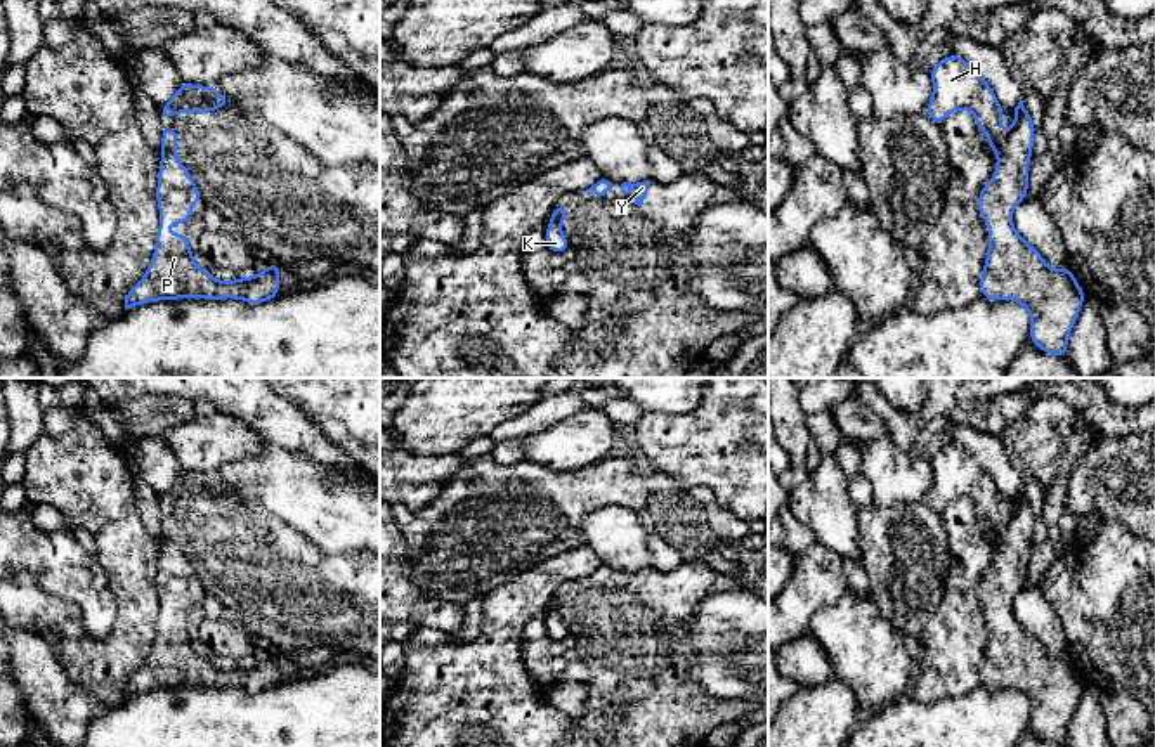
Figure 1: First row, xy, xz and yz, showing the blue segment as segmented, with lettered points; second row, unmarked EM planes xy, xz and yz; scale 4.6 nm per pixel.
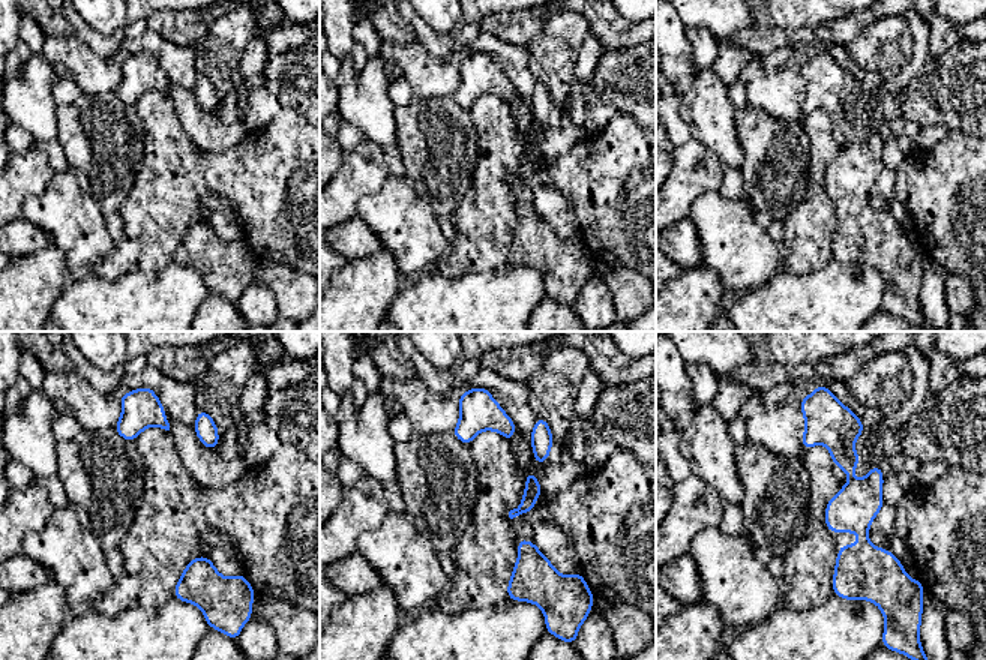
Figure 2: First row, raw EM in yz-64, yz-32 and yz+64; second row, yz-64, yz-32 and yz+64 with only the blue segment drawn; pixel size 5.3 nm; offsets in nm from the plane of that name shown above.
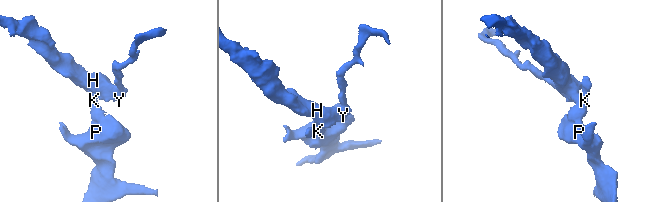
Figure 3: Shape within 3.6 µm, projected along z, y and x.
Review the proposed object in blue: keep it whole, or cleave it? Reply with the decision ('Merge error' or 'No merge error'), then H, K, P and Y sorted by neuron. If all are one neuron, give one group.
Merge error. Groups: H Y / K P

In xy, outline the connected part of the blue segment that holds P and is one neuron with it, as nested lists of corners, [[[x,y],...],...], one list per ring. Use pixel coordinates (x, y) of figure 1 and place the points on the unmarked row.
[[[166,537],[160,539],[156,634],[146,664],[125,683],[125,698],[149,690],[179,686],[238,686],[251,693],[276,686],[281,652],[269,652],[253,666],[224,671],[194,652],[187,622],[166,620],[168,612],[191,610],[191,596],[203,586],[189,558]]]

